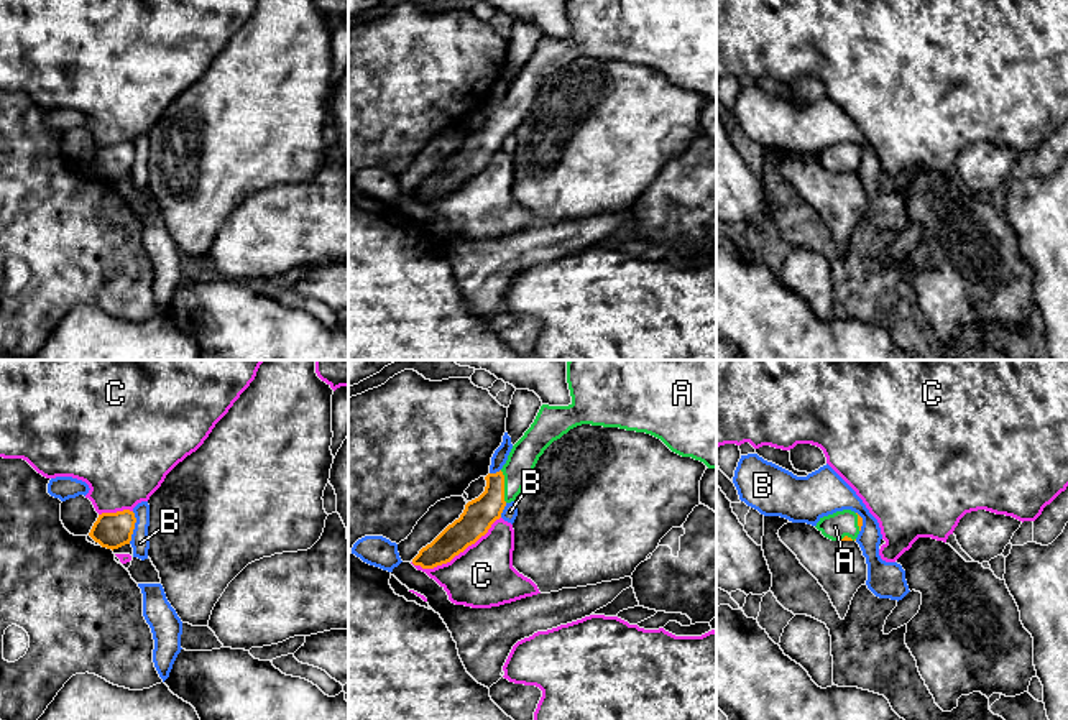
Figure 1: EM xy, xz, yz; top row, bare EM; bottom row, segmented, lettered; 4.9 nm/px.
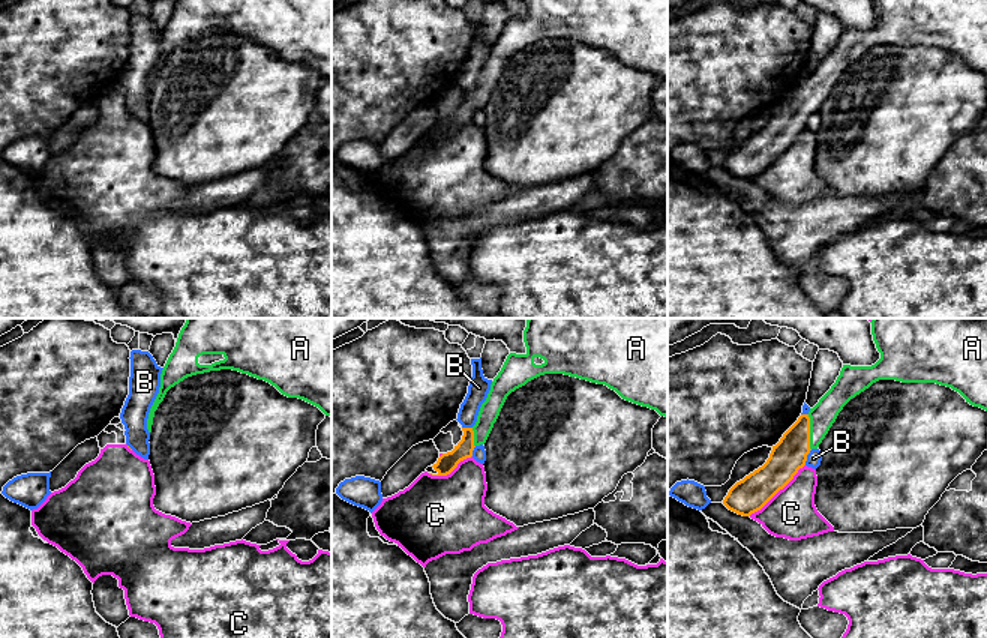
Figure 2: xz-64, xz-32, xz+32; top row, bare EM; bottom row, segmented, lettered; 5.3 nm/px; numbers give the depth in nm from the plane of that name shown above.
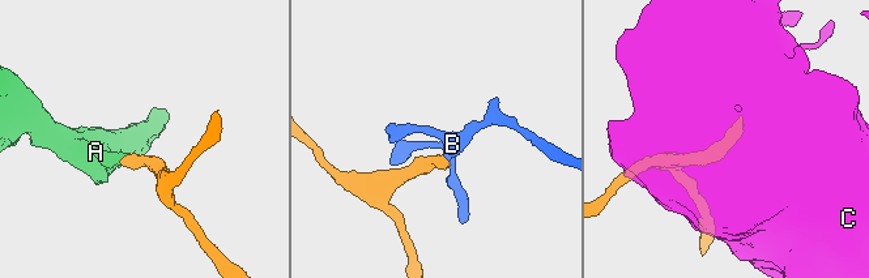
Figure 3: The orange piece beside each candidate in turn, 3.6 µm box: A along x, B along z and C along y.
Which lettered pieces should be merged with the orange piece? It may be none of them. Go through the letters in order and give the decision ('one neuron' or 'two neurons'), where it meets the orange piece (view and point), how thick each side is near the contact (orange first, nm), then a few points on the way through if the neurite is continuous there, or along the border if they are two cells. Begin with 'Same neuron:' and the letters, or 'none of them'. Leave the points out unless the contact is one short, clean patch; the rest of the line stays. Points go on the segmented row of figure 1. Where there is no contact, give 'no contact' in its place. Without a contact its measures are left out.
Same neuron: A
A: one neuron | xz (503, 487) | 160/140 nm
B: two neurons | xy (133, 528) | 180/90 nm | along xy (133, 512), (135, 523), (128, 543)
C: two neurons | xz (455, 554) | 160/300 nm

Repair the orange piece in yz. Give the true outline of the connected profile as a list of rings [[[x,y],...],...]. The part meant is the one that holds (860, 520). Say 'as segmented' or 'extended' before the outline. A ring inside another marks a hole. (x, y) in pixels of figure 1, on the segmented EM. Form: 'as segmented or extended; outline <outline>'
extended; outline [[[843,510],[820,518],[817,529],[831,541],[856,541],[863,526],[863,518],[851,511]]]

